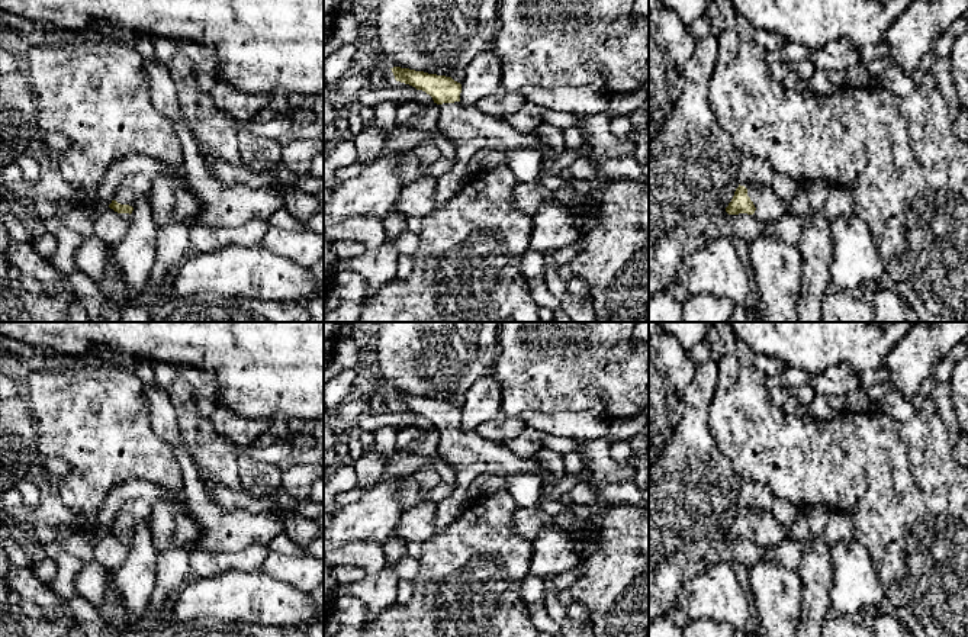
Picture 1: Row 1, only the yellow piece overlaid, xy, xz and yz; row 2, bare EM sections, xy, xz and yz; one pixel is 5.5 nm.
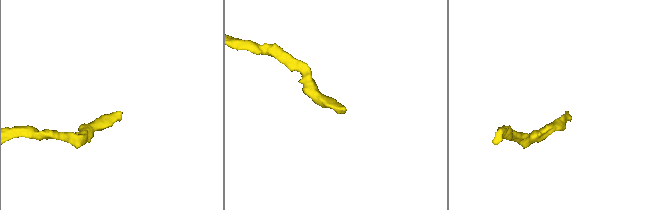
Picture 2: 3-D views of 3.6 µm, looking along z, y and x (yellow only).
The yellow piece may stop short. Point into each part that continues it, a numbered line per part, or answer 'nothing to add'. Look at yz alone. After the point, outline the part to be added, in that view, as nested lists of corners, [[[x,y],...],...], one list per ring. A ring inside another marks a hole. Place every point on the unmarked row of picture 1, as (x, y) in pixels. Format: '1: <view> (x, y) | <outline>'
1: yz (769, 533) | [[[756,508],[747,509],[747,521],[756,535],[753,541],[760,547],[775,547],[789,537],[788,528],[781,525],[772,512],[763,512]]]

